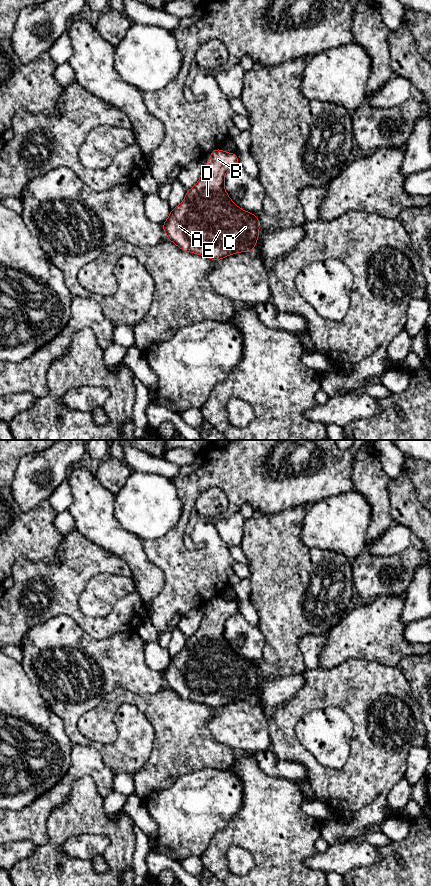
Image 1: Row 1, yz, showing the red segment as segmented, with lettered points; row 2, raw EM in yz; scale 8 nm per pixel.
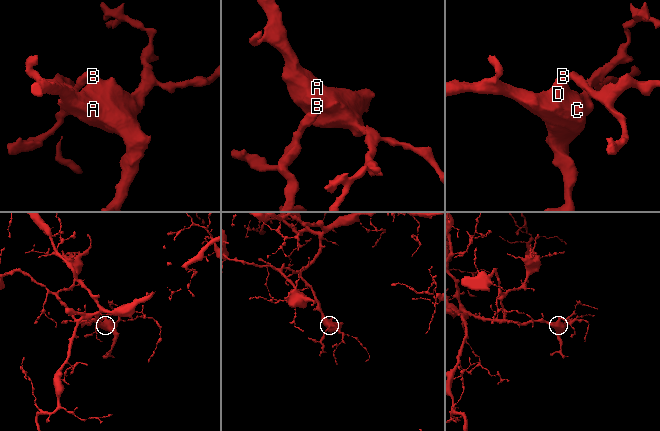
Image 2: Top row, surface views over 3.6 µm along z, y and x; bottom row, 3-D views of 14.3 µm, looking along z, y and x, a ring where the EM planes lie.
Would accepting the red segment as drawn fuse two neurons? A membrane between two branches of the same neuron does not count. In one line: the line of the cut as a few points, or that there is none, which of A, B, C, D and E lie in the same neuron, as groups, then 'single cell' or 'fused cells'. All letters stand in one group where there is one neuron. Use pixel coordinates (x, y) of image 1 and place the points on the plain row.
cut none; groups A B C D E; single cell

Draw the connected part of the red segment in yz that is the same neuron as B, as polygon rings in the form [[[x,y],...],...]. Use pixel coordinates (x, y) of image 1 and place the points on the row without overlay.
[[[222,597],[210,601],[197,632],[186,639],[184,648],[174,657],[162,673],[167,687],[180,697],[219,709],[240,700],[253,701],[259,686],[259,666],[239,656],[225,639],[226,620],[239,613],[238,604]]]

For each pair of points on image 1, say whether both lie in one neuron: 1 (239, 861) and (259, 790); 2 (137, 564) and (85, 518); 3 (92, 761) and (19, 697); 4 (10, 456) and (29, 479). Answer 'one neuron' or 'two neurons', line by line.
1: two neurons
2: one neuron
3: two neurons
4: two neurons

